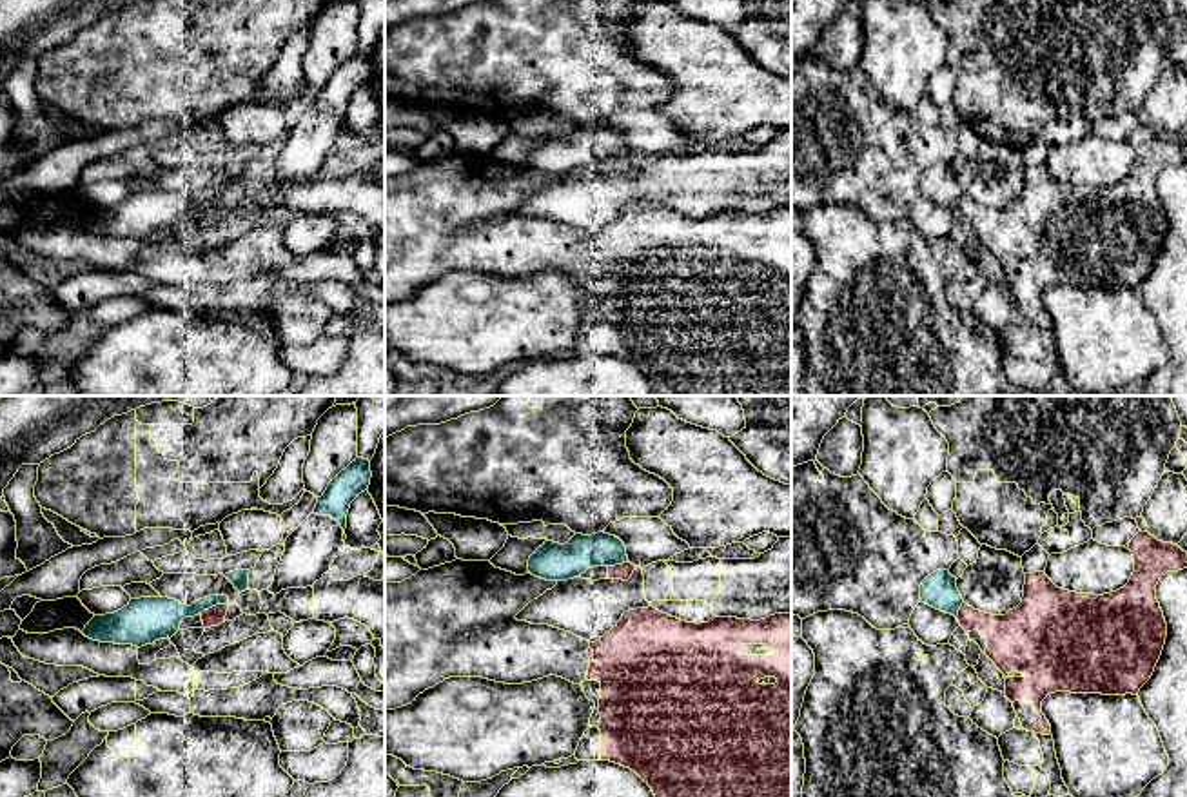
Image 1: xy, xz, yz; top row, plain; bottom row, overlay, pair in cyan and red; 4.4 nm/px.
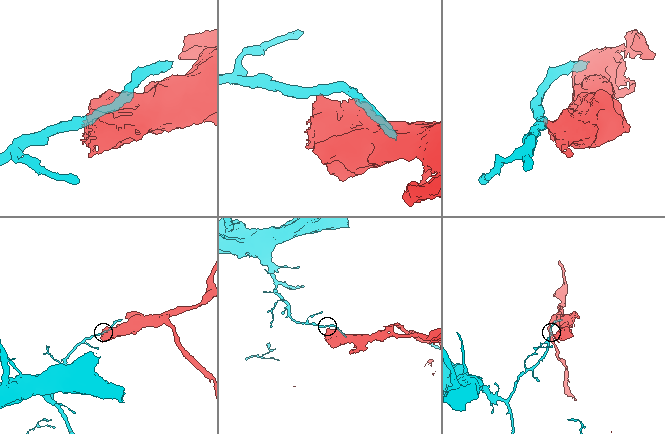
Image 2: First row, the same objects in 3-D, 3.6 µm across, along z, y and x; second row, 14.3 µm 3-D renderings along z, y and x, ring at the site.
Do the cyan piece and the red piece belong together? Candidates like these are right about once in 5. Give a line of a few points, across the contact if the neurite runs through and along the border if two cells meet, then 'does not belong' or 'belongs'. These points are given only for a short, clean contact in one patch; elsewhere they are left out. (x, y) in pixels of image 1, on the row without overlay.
does not belong

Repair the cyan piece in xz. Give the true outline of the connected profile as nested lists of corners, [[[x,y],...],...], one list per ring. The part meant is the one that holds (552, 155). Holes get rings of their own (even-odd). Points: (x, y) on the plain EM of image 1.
[[[575,127],[568,136],[544,134],[528,153],[528,165],[546,174],[568,174],[594,160],[630,156],[624,136],[610,127]]]

